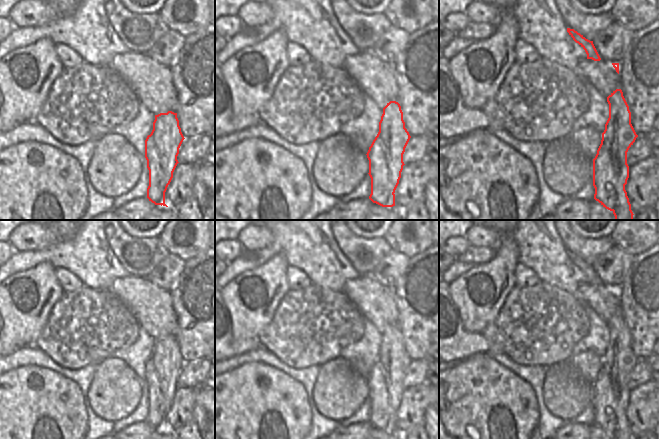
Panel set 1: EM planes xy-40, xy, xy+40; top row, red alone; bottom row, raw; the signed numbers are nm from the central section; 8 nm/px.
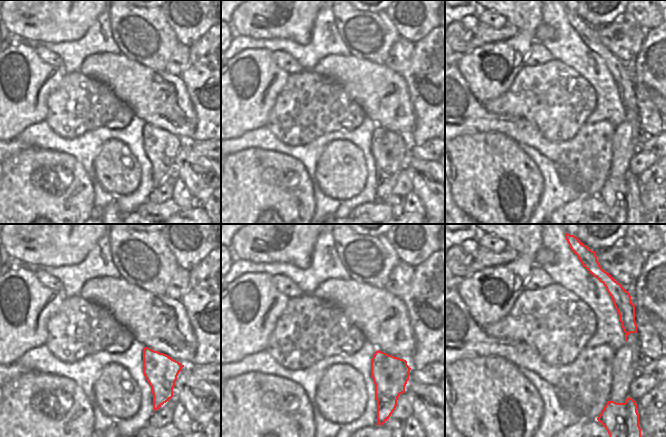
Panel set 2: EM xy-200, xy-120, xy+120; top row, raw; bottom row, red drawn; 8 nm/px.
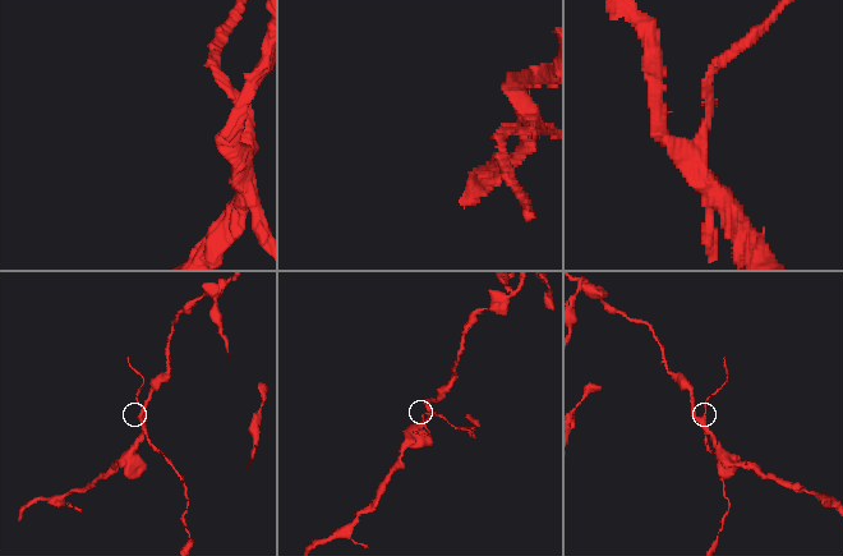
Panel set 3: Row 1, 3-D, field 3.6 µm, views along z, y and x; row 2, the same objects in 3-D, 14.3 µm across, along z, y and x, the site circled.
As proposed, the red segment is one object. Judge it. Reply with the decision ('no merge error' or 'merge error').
merge error

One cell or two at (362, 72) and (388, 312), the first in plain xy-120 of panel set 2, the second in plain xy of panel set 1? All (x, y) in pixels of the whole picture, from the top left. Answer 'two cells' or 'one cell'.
one cell

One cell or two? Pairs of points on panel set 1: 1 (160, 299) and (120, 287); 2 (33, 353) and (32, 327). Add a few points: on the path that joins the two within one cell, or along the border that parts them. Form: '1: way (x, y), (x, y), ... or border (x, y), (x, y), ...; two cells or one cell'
1: way (150, 299), (143, 299), (138, 294), (130, 291); one cell
2: border (34, 344), (22, 346), (11, 354); two cells

